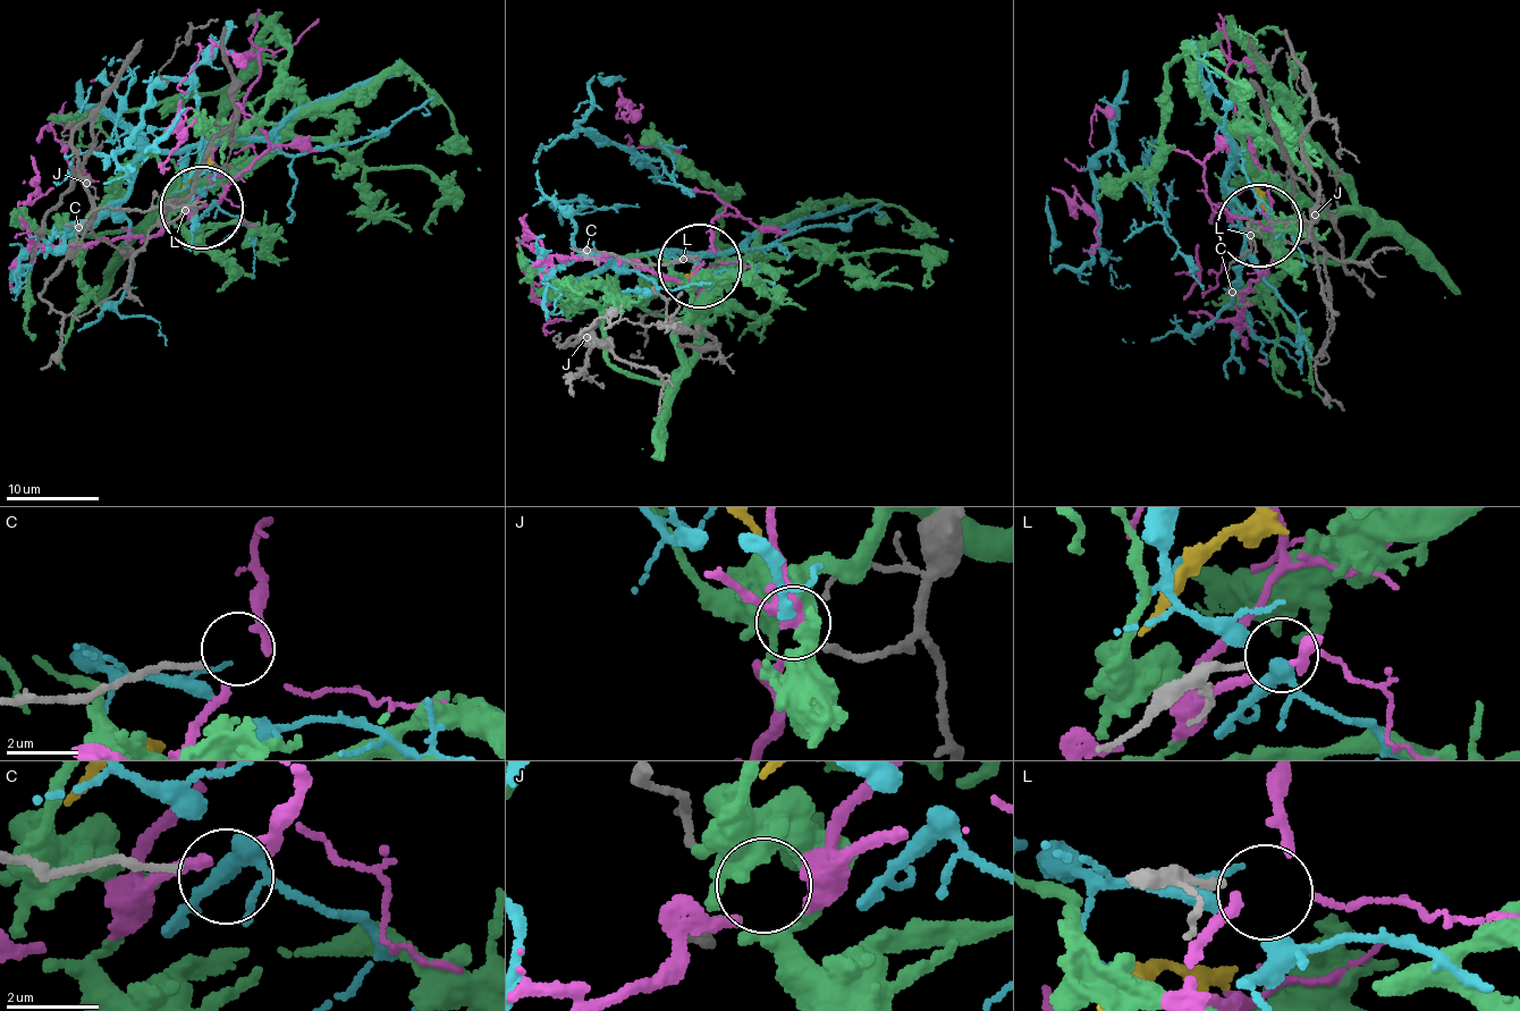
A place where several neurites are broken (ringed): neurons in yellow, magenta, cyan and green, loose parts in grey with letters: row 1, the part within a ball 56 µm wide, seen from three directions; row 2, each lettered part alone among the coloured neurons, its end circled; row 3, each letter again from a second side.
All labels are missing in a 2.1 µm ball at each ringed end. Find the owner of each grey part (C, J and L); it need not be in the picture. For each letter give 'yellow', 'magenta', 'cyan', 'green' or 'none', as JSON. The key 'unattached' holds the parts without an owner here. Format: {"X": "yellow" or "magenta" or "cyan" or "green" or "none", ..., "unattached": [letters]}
{"C": "none", "J": "none", "L": "none", "unattached": ["C", "J", "L"]}

